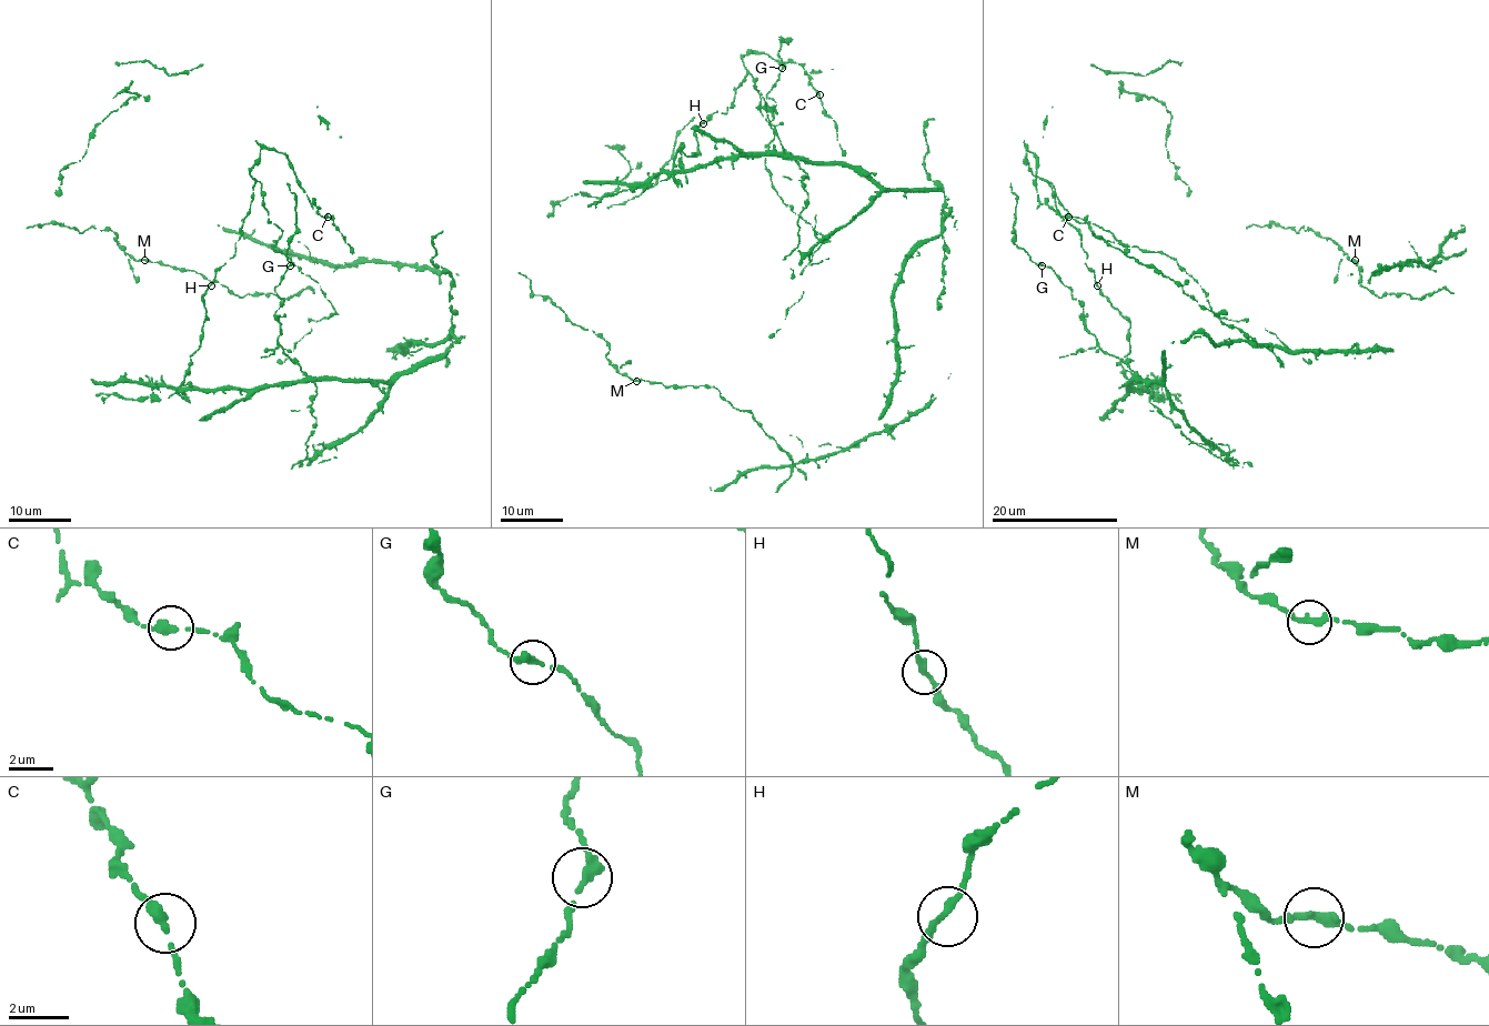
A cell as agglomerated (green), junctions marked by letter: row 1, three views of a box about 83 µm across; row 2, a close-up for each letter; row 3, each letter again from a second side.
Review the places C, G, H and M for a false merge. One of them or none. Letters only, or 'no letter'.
no letter

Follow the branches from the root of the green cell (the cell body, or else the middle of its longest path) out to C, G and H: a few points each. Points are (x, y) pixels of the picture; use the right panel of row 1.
C: (1054, 190), (1049, 181), (1033, 173), (1026, 158), (1027, 149), (1035, 157), (1038, 200), (1060, 217), (1068, 217)
G: (1054, 190), (1095, 284), (1129, 323), (1120, 364), (1140, 390), (1042, 265)
H: (1054, 190), (1048, 181), (1056, 210), (1080, 237), (1080, 247), (1087, 255), (1086, 265), (1094, 273), (1097, 285)

